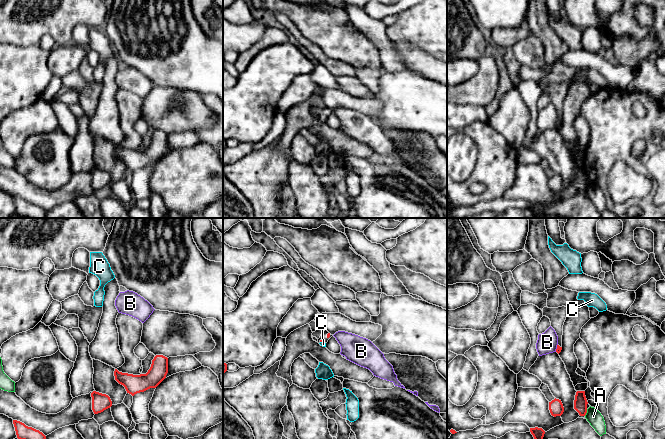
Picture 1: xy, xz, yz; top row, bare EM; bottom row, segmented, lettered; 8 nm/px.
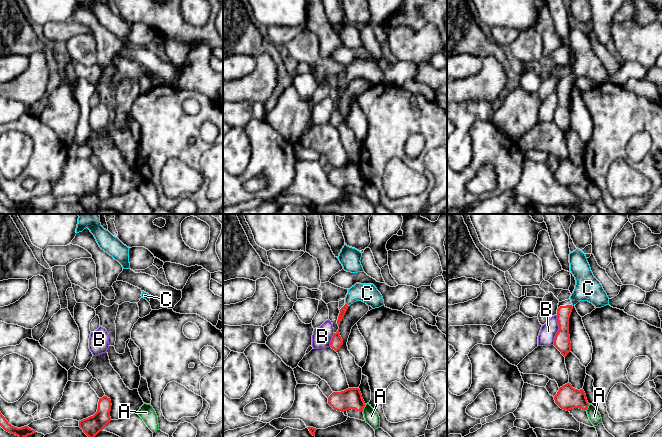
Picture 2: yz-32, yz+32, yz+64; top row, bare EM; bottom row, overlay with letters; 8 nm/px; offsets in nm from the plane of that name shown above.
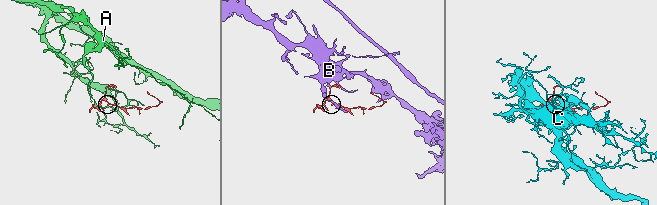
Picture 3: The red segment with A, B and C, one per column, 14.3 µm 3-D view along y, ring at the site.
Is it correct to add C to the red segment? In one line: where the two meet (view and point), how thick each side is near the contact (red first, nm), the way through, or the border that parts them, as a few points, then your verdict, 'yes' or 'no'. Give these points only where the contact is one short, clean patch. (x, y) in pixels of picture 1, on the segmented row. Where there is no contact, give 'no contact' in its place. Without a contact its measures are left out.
meets red in xz at (322, 341); 20 nm thick on the red side, 40 nm on the other; runs through xz (320, 340), (322, 341), (323, 344); yes

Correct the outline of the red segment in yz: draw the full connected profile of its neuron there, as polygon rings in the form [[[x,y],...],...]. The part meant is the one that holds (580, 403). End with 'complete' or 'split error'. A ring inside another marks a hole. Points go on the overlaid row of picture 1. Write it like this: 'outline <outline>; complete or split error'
outline [[[577,391],[574,400],[574,409],[579,413],[580,416],[585,416],[587,413],[587,399],[585,391]]]; complete

